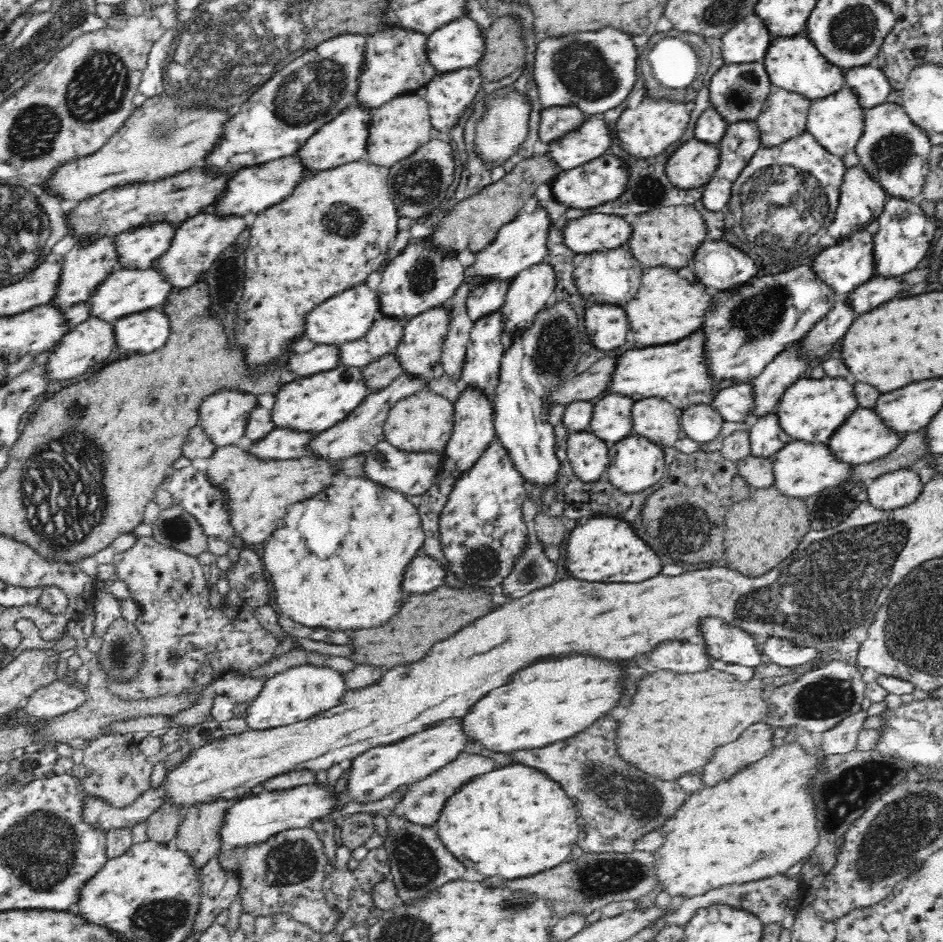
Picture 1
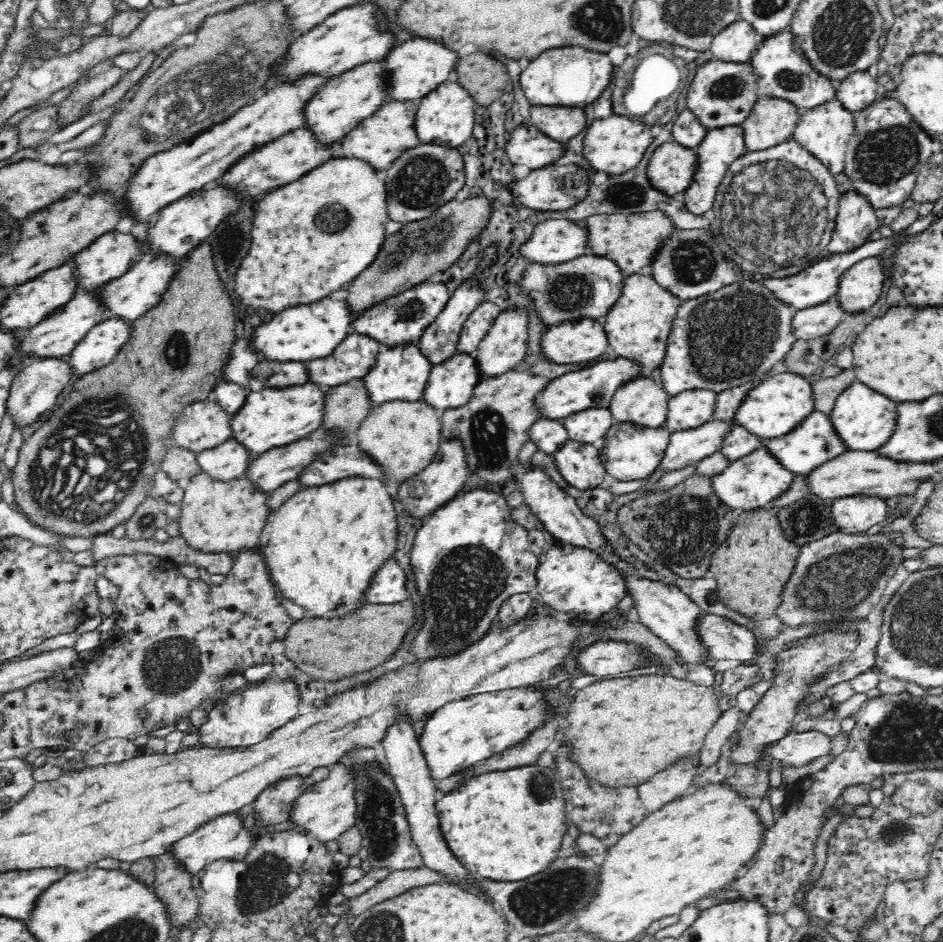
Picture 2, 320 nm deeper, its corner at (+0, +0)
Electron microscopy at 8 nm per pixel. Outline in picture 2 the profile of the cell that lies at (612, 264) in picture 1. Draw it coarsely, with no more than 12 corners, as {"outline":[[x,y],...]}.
{"outline":[[589,254],[533,263],[521,288],[544,323],[605,318],[626,276]]}

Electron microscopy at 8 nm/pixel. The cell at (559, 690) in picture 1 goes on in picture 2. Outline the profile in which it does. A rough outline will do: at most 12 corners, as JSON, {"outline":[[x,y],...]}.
{"outline":[[552,685],[450,702],[419,744],[435,781],[525,742]]}

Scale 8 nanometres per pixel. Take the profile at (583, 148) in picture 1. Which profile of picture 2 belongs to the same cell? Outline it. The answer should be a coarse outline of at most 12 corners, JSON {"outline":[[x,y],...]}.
{"outline":[[518,126],[504,149],[532,171],[556,164],[566,142]]}

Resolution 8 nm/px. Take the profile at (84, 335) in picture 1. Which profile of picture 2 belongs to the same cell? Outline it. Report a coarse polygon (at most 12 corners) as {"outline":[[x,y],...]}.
{"outline":[[70,356],[35,358],[6,400],[14,424],[53,409],[75,372]]}

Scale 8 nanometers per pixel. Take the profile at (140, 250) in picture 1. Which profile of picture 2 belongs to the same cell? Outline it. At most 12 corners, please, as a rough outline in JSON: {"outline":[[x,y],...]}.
{"outline":[[116,230],[73,257],[79,287],[124,276],[142,242]]}

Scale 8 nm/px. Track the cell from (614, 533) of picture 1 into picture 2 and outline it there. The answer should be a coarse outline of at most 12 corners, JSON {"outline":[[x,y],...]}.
{"outline":[[555,543],[539,559],[545,604],[589,621],[628,595],[598,551]]}

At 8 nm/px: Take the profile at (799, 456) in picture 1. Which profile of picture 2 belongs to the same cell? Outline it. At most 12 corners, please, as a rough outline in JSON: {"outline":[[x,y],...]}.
{"outline":[[763,444],[712,477],[732,509],[771,506],[796,472]]}

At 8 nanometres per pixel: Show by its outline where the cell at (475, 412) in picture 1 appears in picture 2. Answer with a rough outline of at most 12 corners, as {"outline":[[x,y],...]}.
{"outline":[[460,437],[442,440],[432,462],[410,481],[424,496],[398,501],[426,518],[450,502],[468,480],[468,453]]}

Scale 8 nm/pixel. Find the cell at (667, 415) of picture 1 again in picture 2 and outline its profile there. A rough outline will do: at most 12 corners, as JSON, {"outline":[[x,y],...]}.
{"outline":[[652,378],[616,390],[608,408],[616,423],[658,429],[670,398]]}

